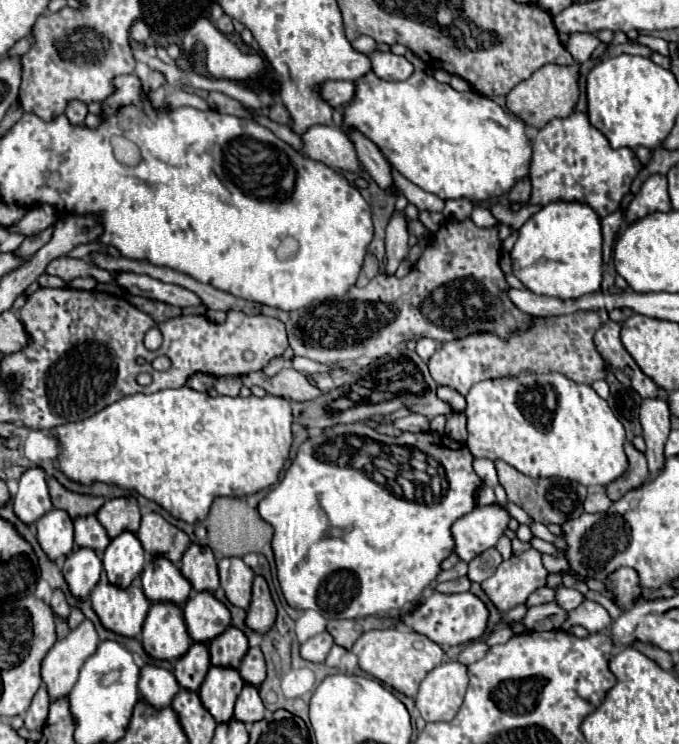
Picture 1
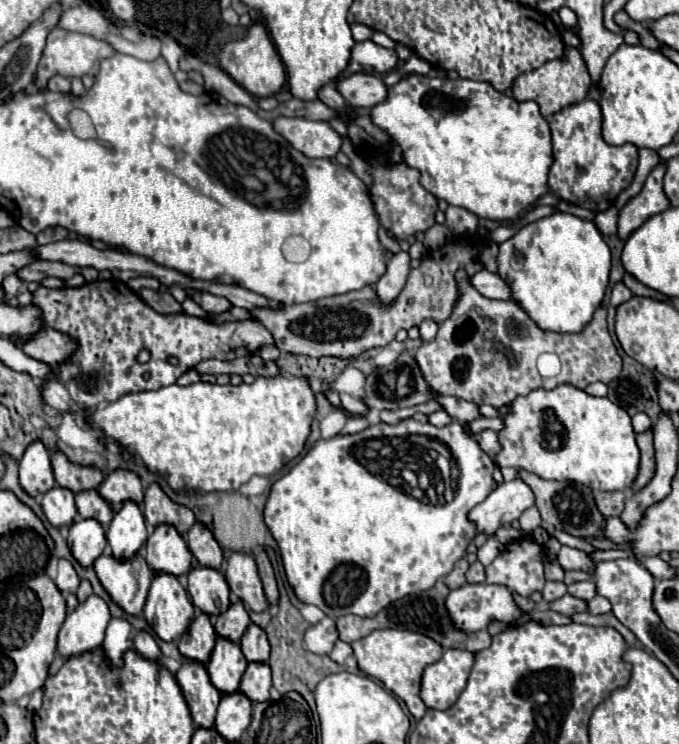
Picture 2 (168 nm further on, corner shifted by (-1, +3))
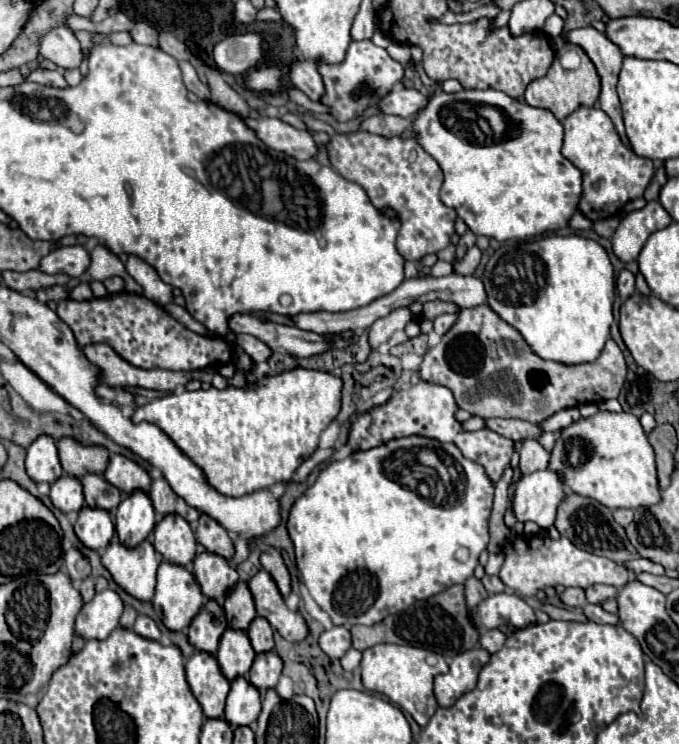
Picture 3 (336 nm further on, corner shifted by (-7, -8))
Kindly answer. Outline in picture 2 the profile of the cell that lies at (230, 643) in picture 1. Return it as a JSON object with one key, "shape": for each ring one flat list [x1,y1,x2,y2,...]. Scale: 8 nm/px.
{"shape":[[230,604,230,608,214,618,214,630,220,638,226,638,230,642,240,642,242,634,250,626,250,618,246,608,240,604]]}

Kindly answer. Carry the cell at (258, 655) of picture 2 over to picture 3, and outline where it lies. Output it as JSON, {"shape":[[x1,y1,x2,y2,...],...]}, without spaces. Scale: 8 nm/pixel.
{"shape":[[256,617,250,627,248,627,248,637,252,641,252,647,256,653,266,653,274,649,274,639,272,639,272,627,264,617]]}

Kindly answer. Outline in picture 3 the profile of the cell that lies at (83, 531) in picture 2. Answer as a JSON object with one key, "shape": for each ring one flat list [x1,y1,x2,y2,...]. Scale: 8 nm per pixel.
{"shape":[[84,505,78,513,74,531,86,547,96,551,104,549,114,537,114,523,112,523,110,511]]}

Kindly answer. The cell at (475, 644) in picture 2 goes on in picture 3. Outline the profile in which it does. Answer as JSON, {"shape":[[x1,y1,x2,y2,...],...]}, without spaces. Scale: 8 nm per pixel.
{"shape":[[488,629,480,635,480,647,484,647,488,653,500,651,504,641,506,641,506,635,500,629]]}

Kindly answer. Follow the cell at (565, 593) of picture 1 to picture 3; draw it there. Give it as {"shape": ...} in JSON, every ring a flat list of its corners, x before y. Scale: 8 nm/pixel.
{"shape":[[592,585,586,589,586,599,590,603,602,603,604,599,610,599,610,597,616,597,616,591,618,587,608,587,608,585]]}

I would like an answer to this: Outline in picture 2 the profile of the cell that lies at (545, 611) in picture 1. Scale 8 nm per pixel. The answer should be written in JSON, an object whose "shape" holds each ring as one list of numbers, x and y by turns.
{"shape":[[566,594,566,596,550,602,550,610,560,612,560,614,564,614,564,616,574,616,574,614,578,614,578,612,586,612,586,602,580,600,580,598,574,598,574,596,570,596,570,594]]}

